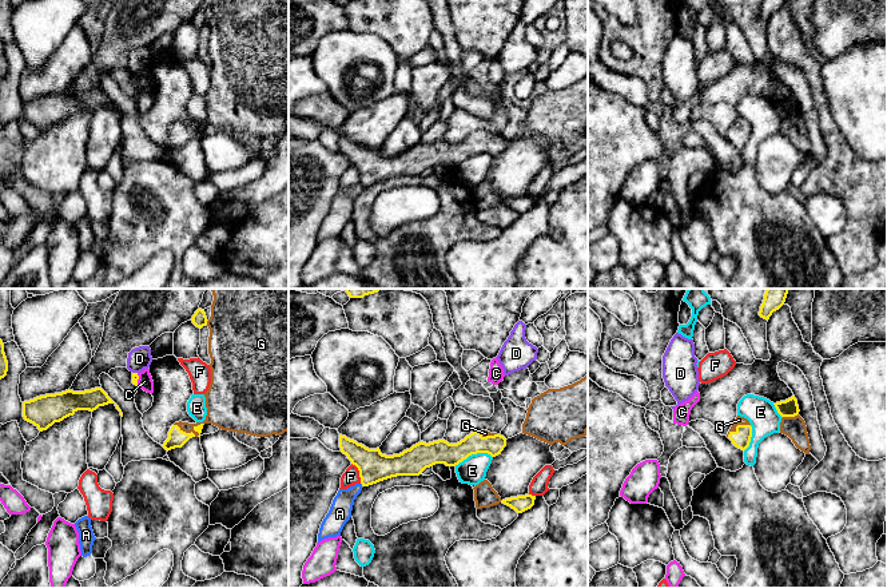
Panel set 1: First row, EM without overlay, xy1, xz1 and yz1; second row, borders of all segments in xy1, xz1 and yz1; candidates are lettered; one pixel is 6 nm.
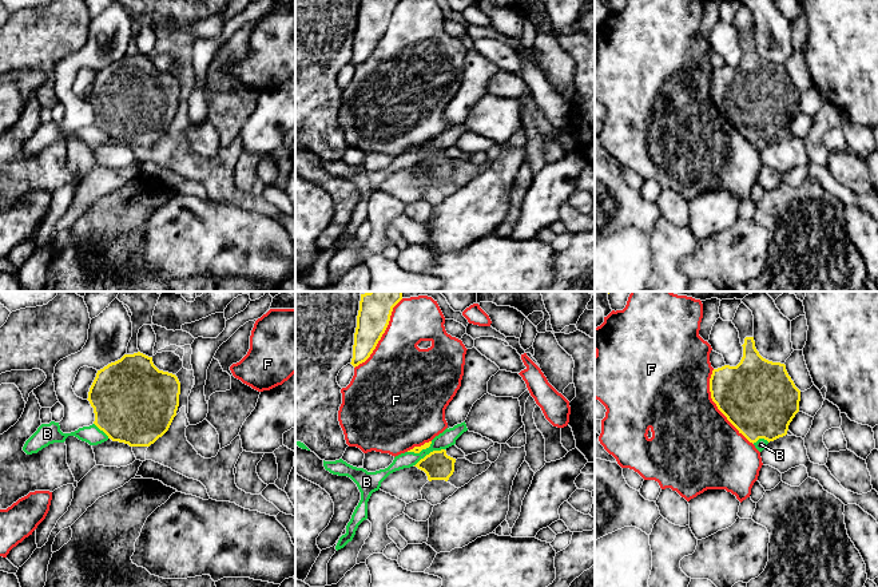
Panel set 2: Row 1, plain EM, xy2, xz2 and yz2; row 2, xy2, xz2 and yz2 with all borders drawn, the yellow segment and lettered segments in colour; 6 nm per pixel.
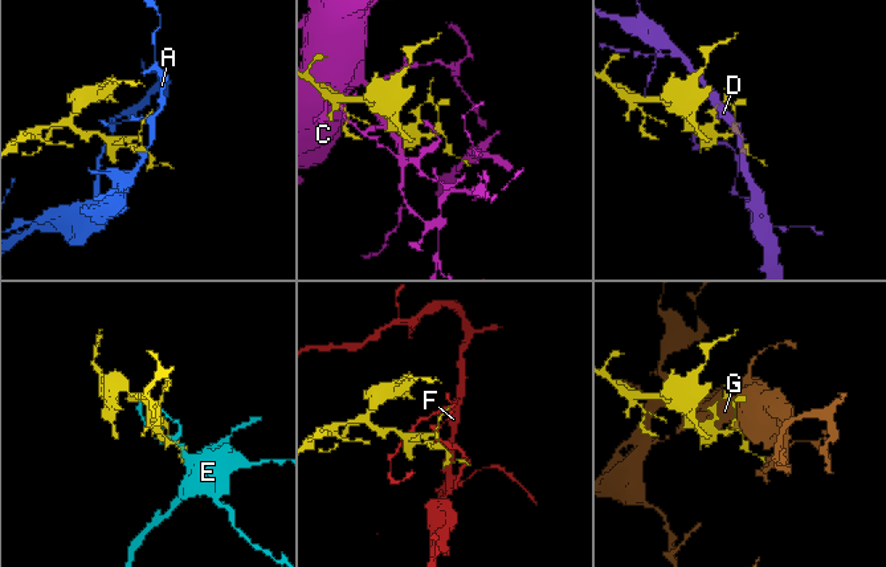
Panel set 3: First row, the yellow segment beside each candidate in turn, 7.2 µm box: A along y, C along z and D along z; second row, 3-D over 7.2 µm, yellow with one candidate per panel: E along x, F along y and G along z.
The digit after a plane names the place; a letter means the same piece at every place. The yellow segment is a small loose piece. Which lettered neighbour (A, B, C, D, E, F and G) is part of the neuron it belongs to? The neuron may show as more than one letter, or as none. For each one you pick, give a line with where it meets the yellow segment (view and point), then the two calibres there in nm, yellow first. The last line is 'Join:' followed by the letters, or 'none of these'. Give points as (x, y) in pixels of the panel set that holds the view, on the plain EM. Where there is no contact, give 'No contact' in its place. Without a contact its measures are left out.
G: Touches yellow at xy1 (189, 134). Thickness 110 nm (yellow) against 200 nm
Join: G

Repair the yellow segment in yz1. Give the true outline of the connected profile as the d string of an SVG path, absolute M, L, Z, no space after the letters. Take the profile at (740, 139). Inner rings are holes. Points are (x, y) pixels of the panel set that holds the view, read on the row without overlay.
M737 116L727 138L736 148L745 151L749 147L752 138L752 127L749 122L744 118Z

